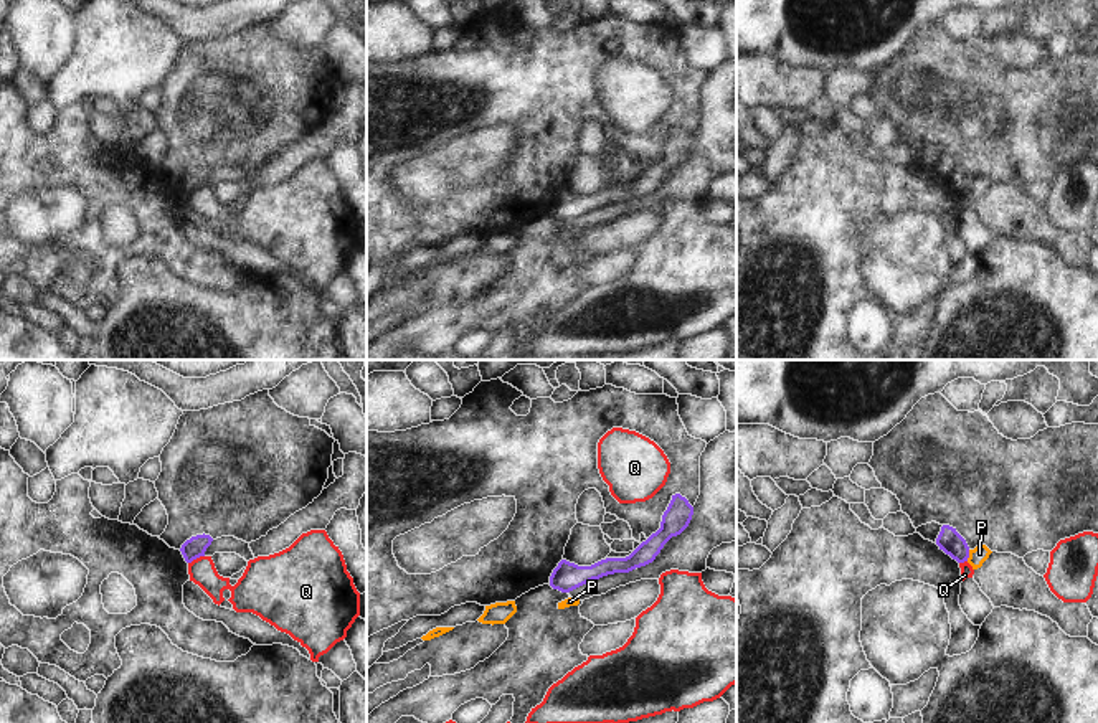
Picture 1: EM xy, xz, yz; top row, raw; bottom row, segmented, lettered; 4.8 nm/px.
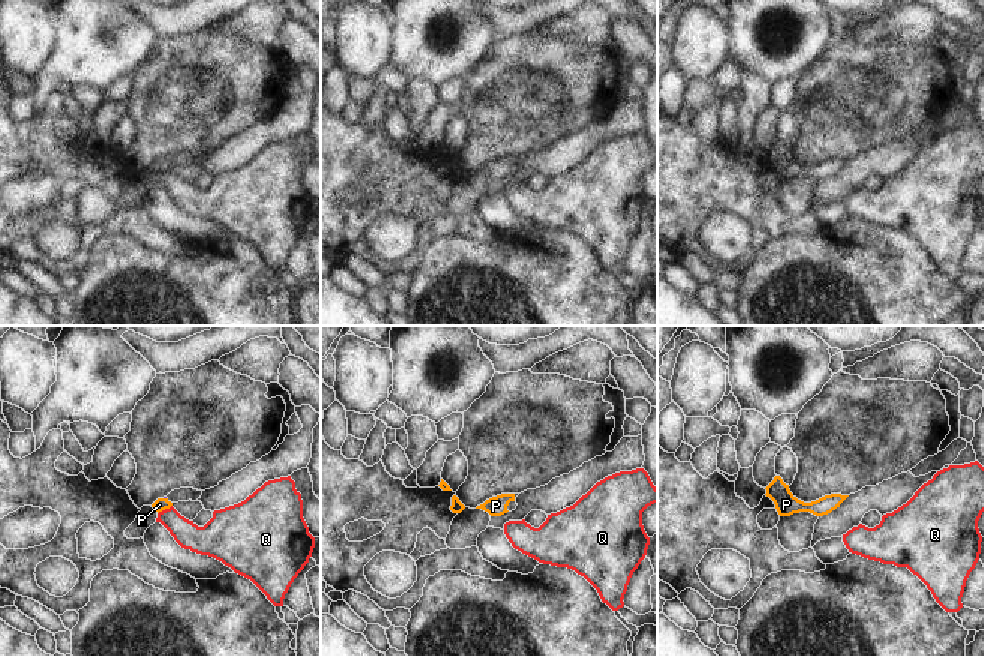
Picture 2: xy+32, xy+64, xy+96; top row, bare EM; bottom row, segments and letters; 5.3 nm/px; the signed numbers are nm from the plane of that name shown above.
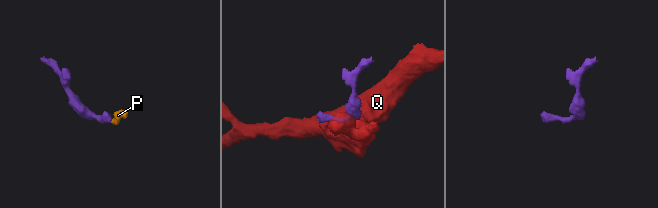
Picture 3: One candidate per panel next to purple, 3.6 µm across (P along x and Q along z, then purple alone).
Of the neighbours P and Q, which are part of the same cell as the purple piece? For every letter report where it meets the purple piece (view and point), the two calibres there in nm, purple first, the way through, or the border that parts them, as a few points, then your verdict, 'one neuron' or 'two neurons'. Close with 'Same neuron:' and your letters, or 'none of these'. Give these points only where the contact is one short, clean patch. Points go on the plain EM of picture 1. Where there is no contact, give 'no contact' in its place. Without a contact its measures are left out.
P: contact yz (968, 185); calibres 120 and 80 nm; border yz (970, 180), (966, 190); two neurons
Q: contact xy (195, 189); calibres 100 and 130 nm; two neurons
Same neuron: none of these

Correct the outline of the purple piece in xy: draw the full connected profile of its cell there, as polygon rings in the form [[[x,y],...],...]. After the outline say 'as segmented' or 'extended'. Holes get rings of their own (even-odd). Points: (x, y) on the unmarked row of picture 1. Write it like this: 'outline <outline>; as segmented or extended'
outline [[[196,165],[187,170],[180,182],[187,193],[192,193],[193,190],[205,187],[206,178],[211,175],[213,168],[210,165]]]; as segmented

